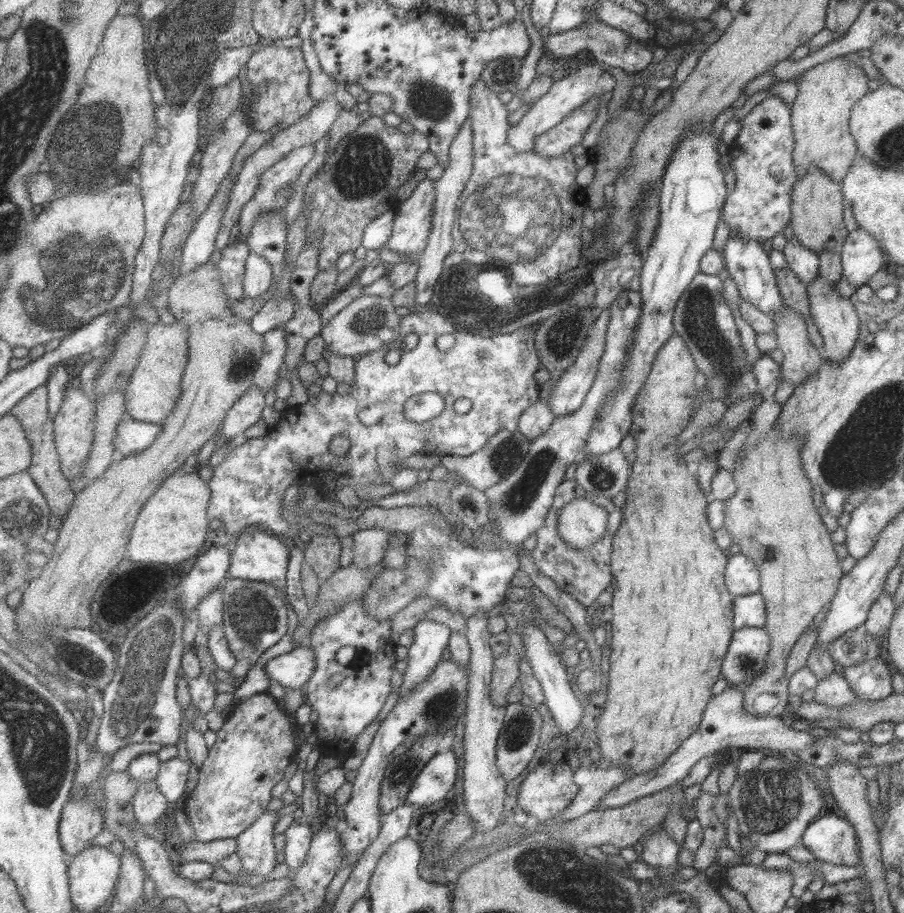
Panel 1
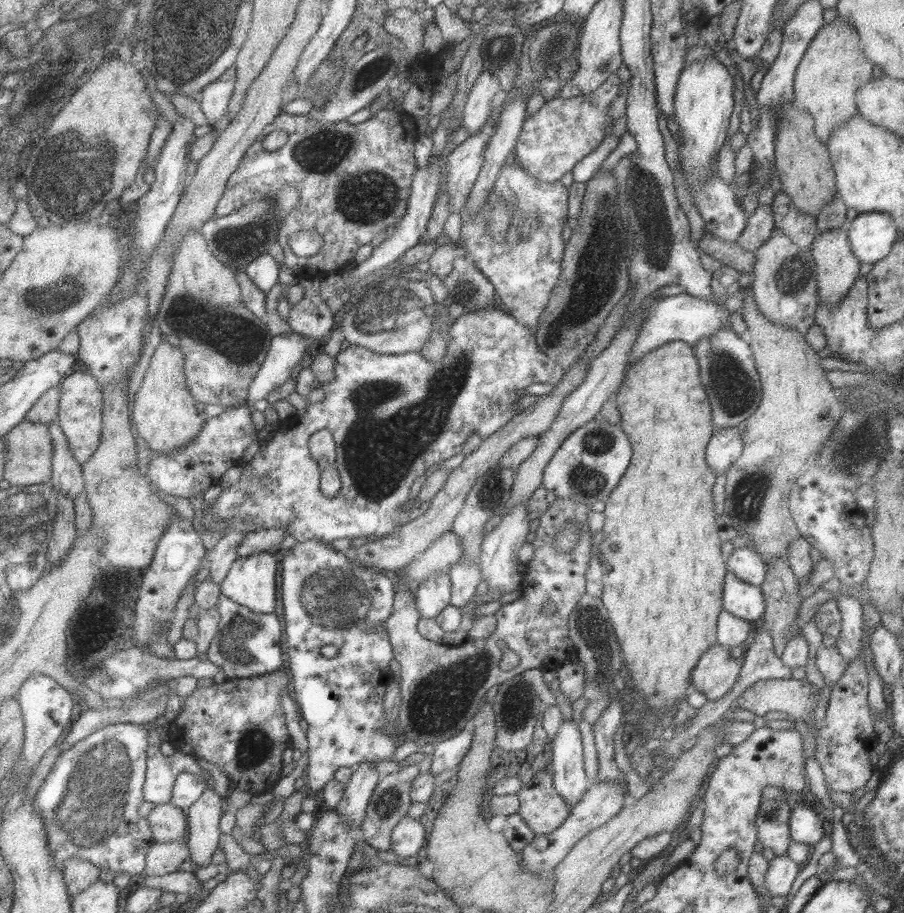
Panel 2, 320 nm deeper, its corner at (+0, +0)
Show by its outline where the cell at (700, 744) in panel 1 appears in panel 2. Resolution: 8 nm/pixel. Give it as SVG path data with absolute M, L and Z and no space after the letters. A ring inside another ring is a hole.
M713 644L699 656L691 669L688 682L707 700L721 698L737 680L744 655L733 658L721 644Z

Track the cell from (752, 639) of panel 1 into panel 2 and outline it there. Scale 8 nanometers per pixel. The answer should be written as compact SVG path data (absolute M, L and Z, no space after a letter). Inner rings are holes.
M721 609L717 615L715 638L729 651L745 640L750 640L755 624L750 621L741 620Z

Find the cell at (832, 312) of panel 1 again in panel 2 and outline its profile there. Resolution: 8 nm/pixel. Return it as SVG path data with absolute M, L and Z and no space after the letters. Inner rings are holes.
M845 222L839 228L818 233L810 244L809 251L816 264L815 287L817 287L818 300L824 305L836 305L847 294L848 288L851 288L859 274L860 262L852 253L848 241L848 227L849 223Z

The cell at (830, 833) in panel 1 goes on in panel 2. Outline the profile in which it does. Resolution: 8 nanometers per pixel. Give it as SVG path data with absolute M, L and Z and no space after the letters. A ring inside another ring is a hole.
M796 800L792 802L788 831L793 841L810 847L826 835L823 822L817 817L817 807L805 807Z

